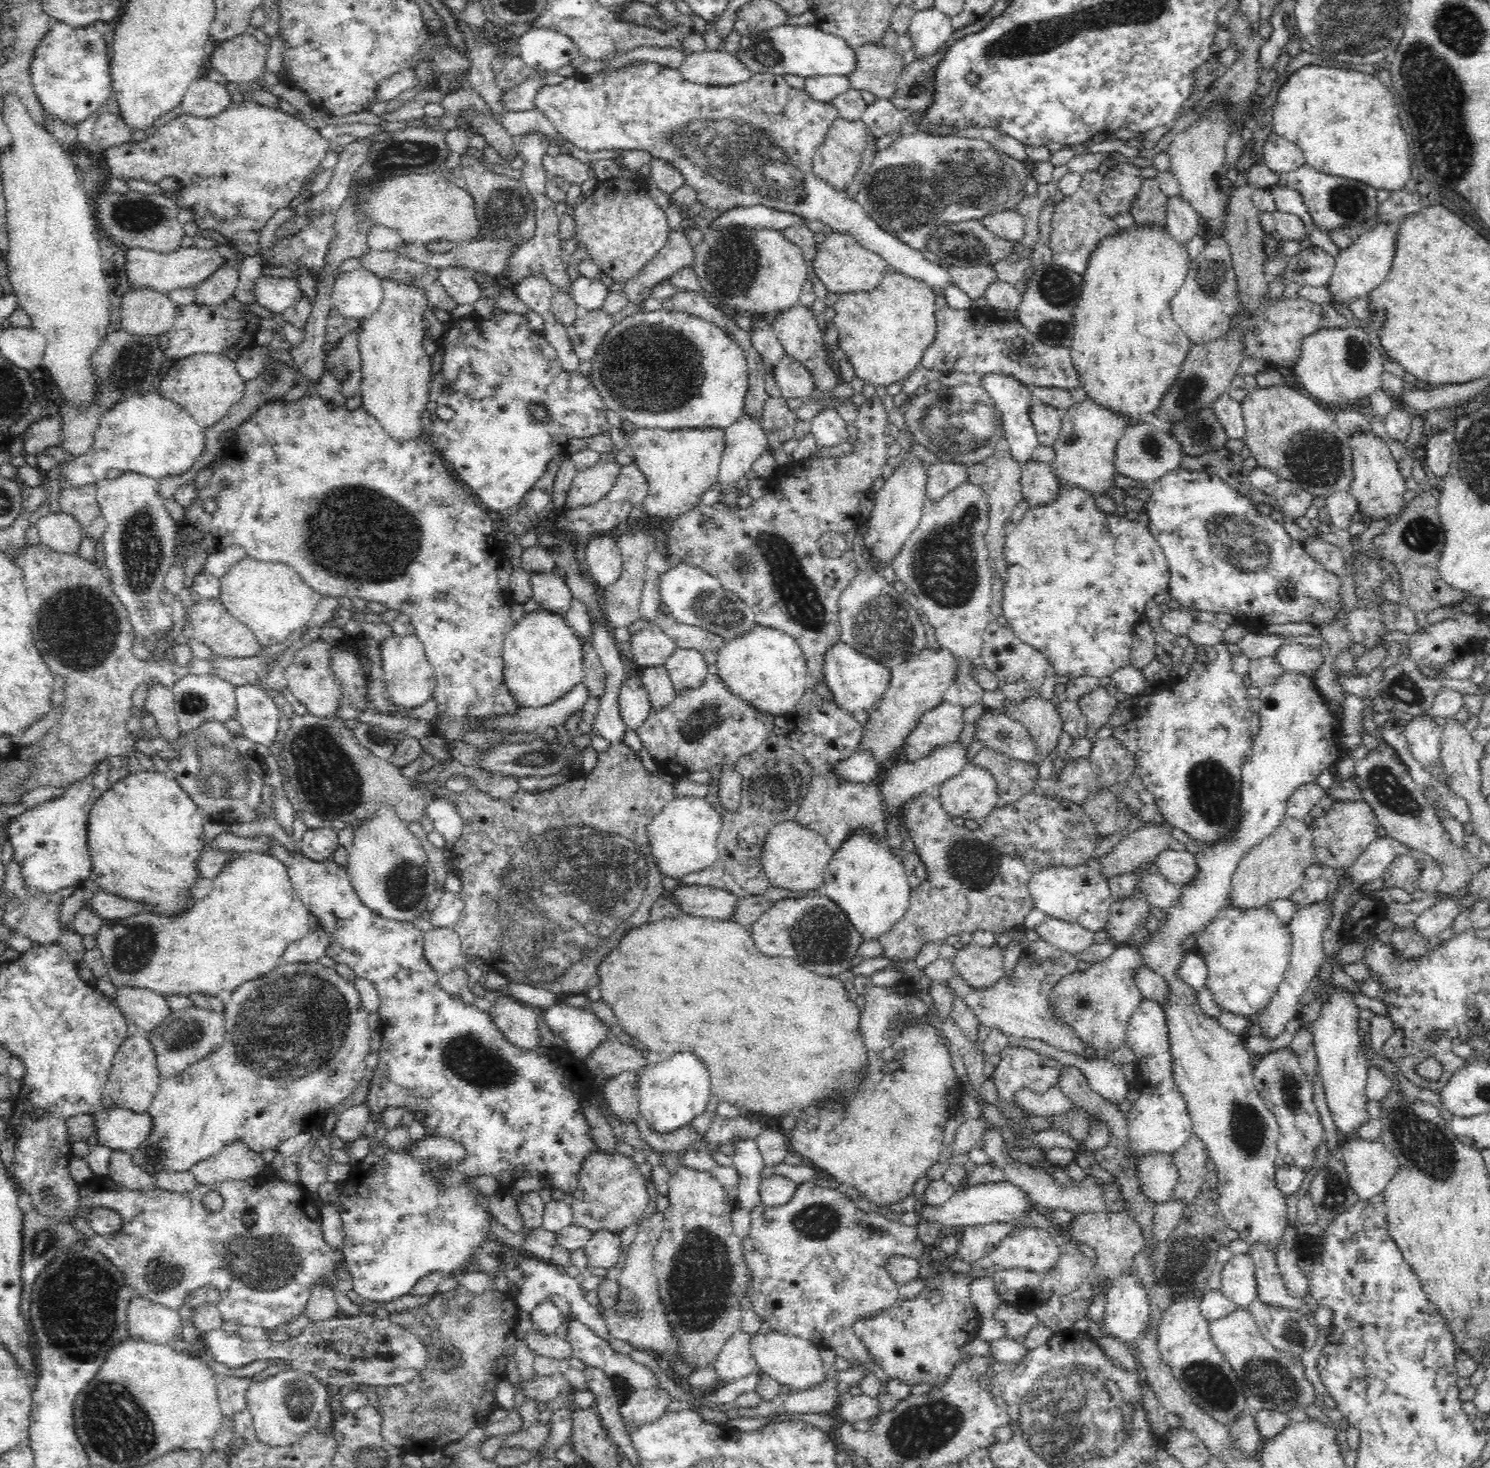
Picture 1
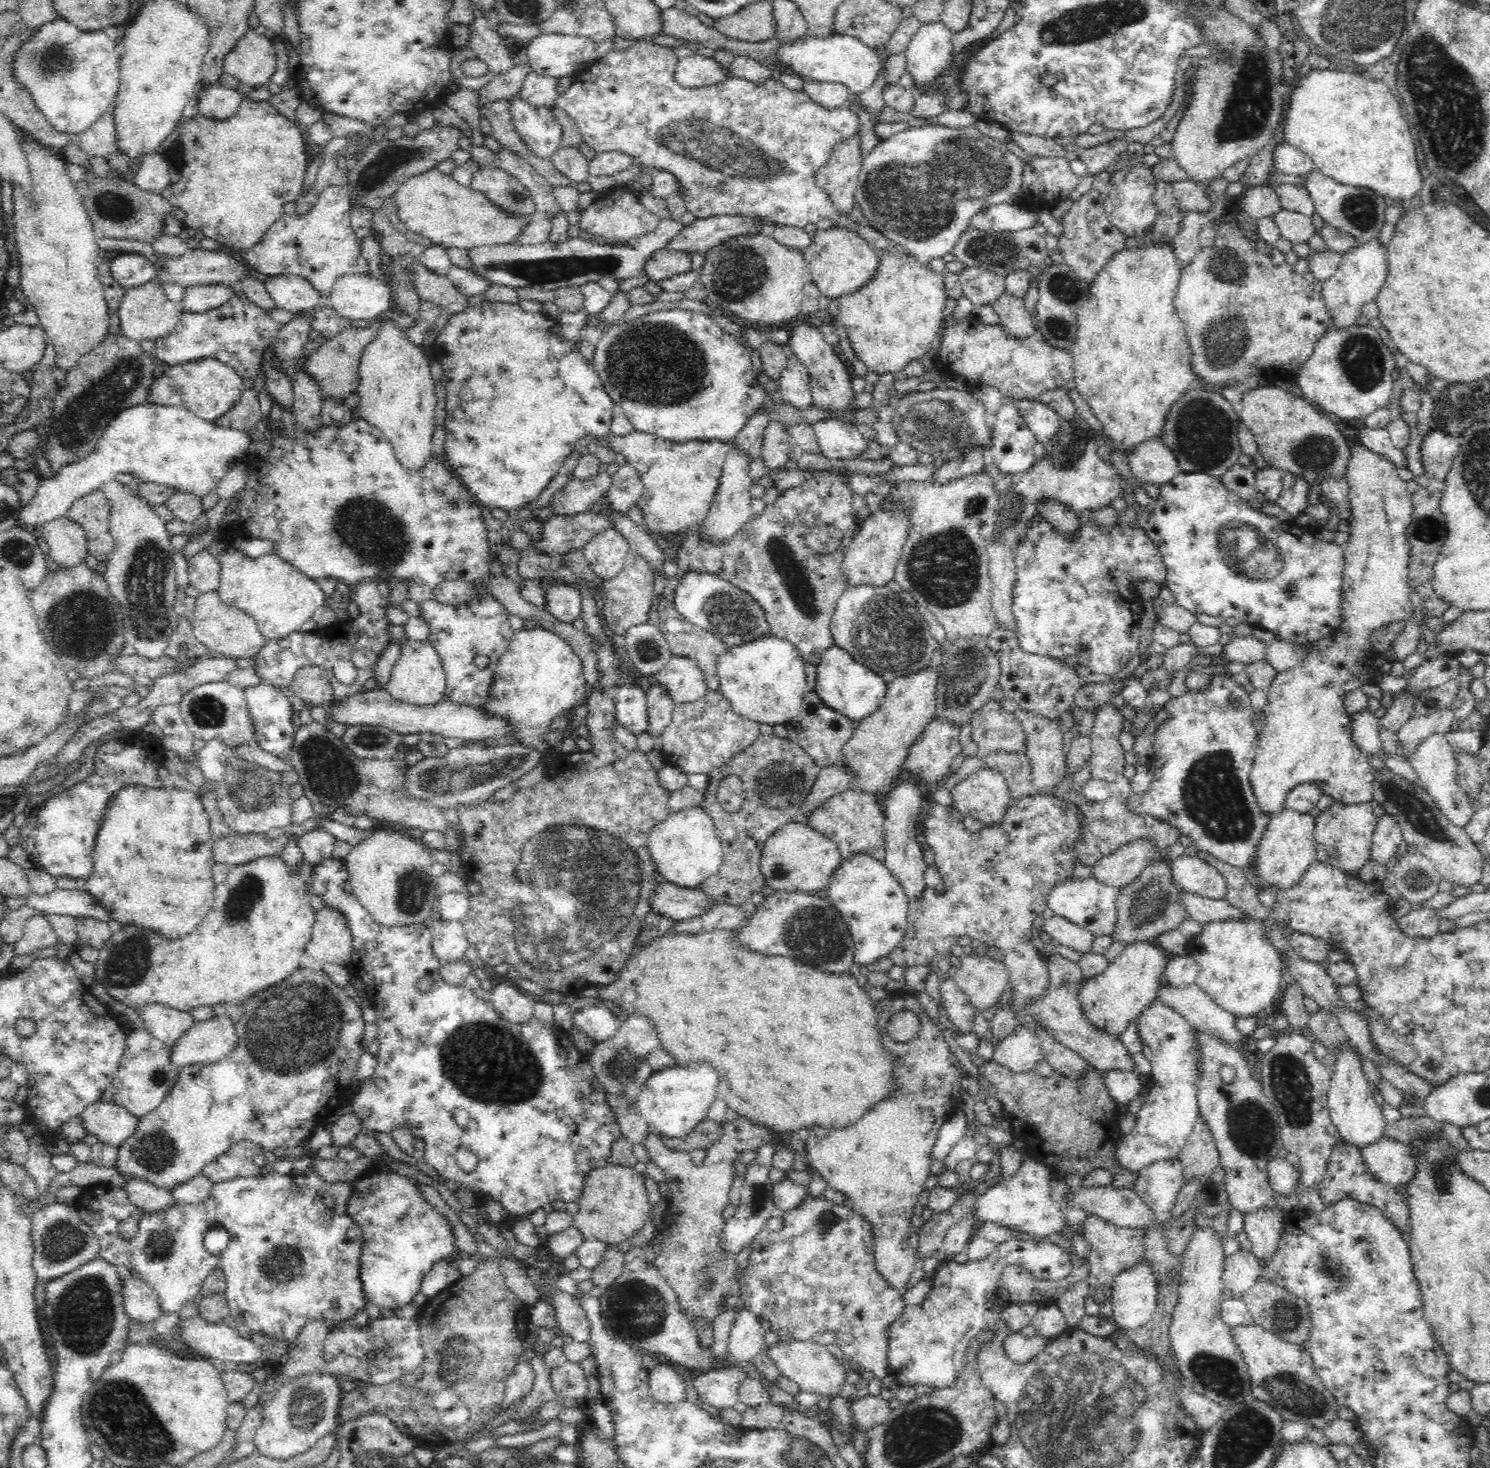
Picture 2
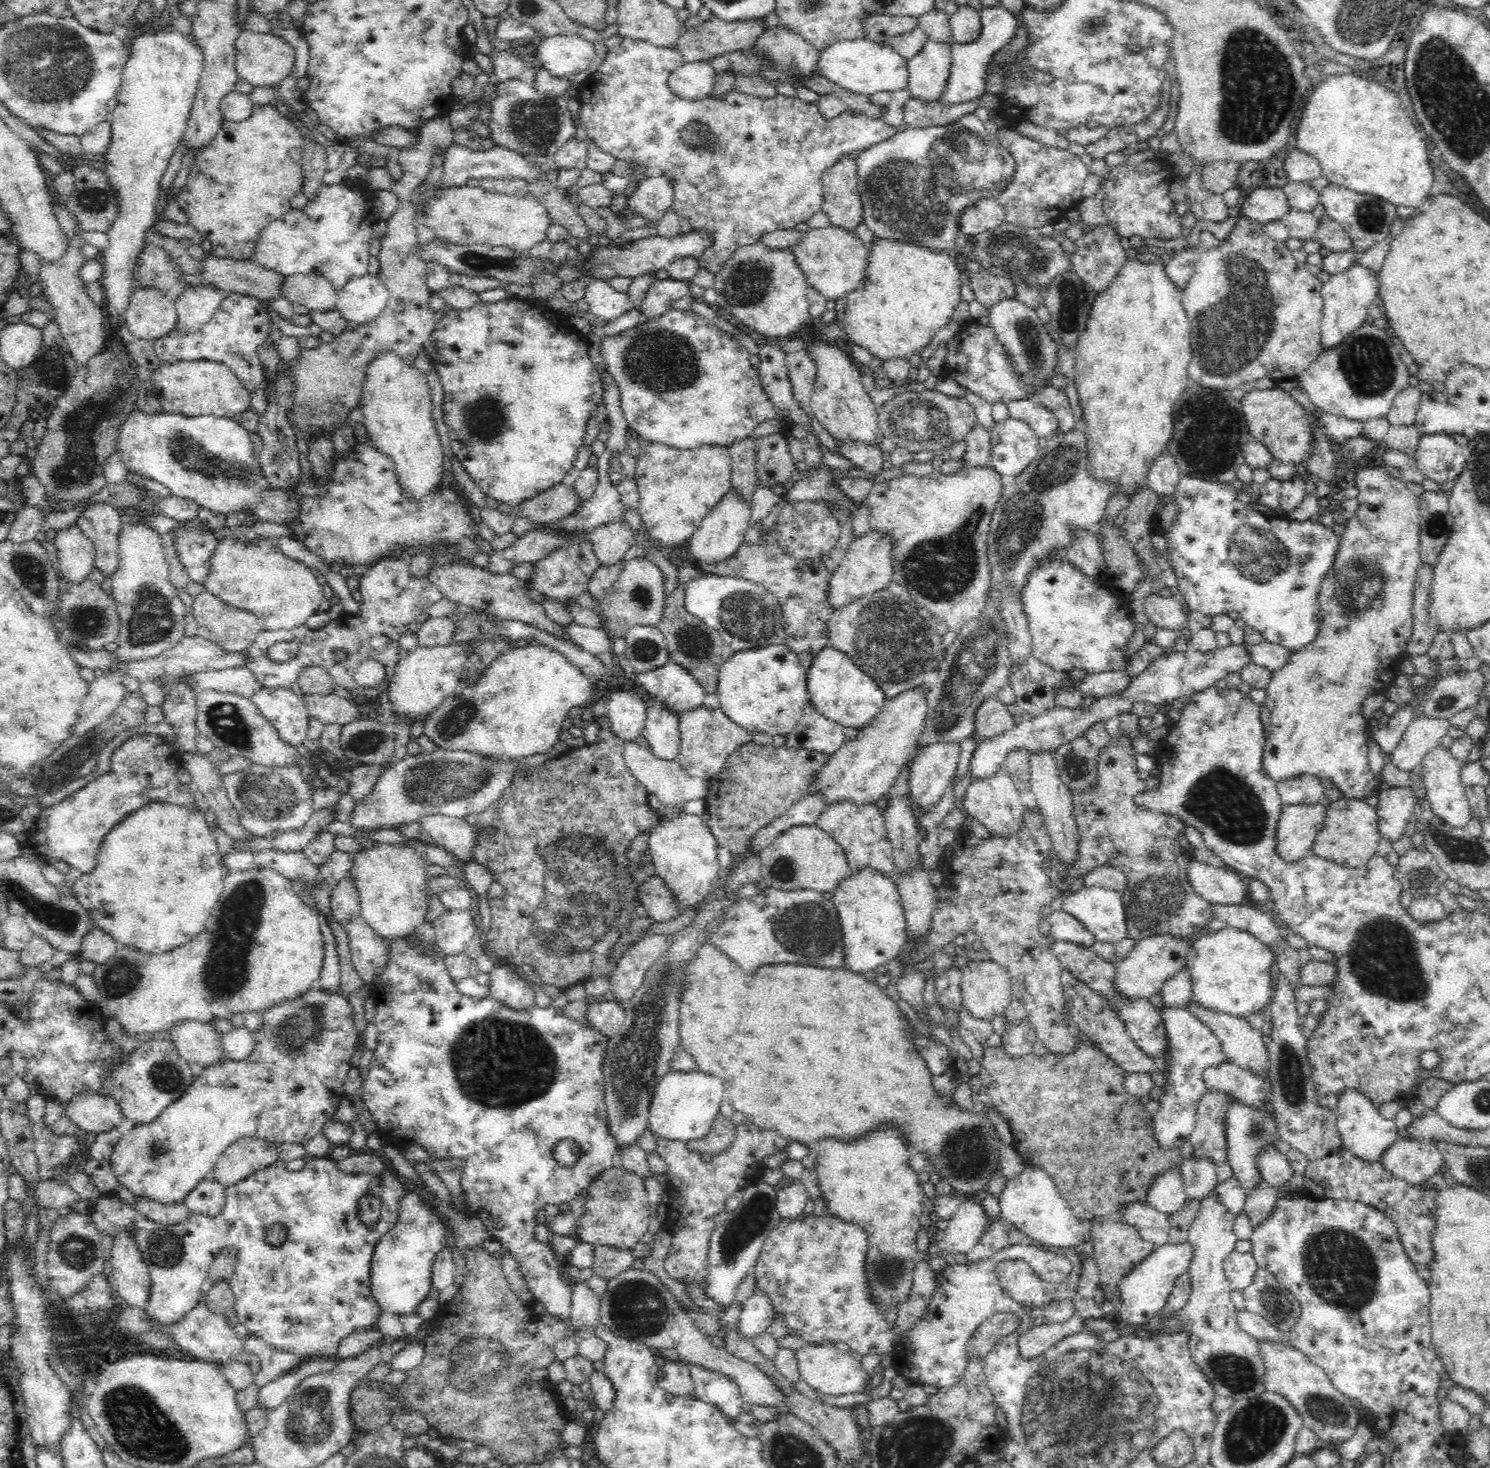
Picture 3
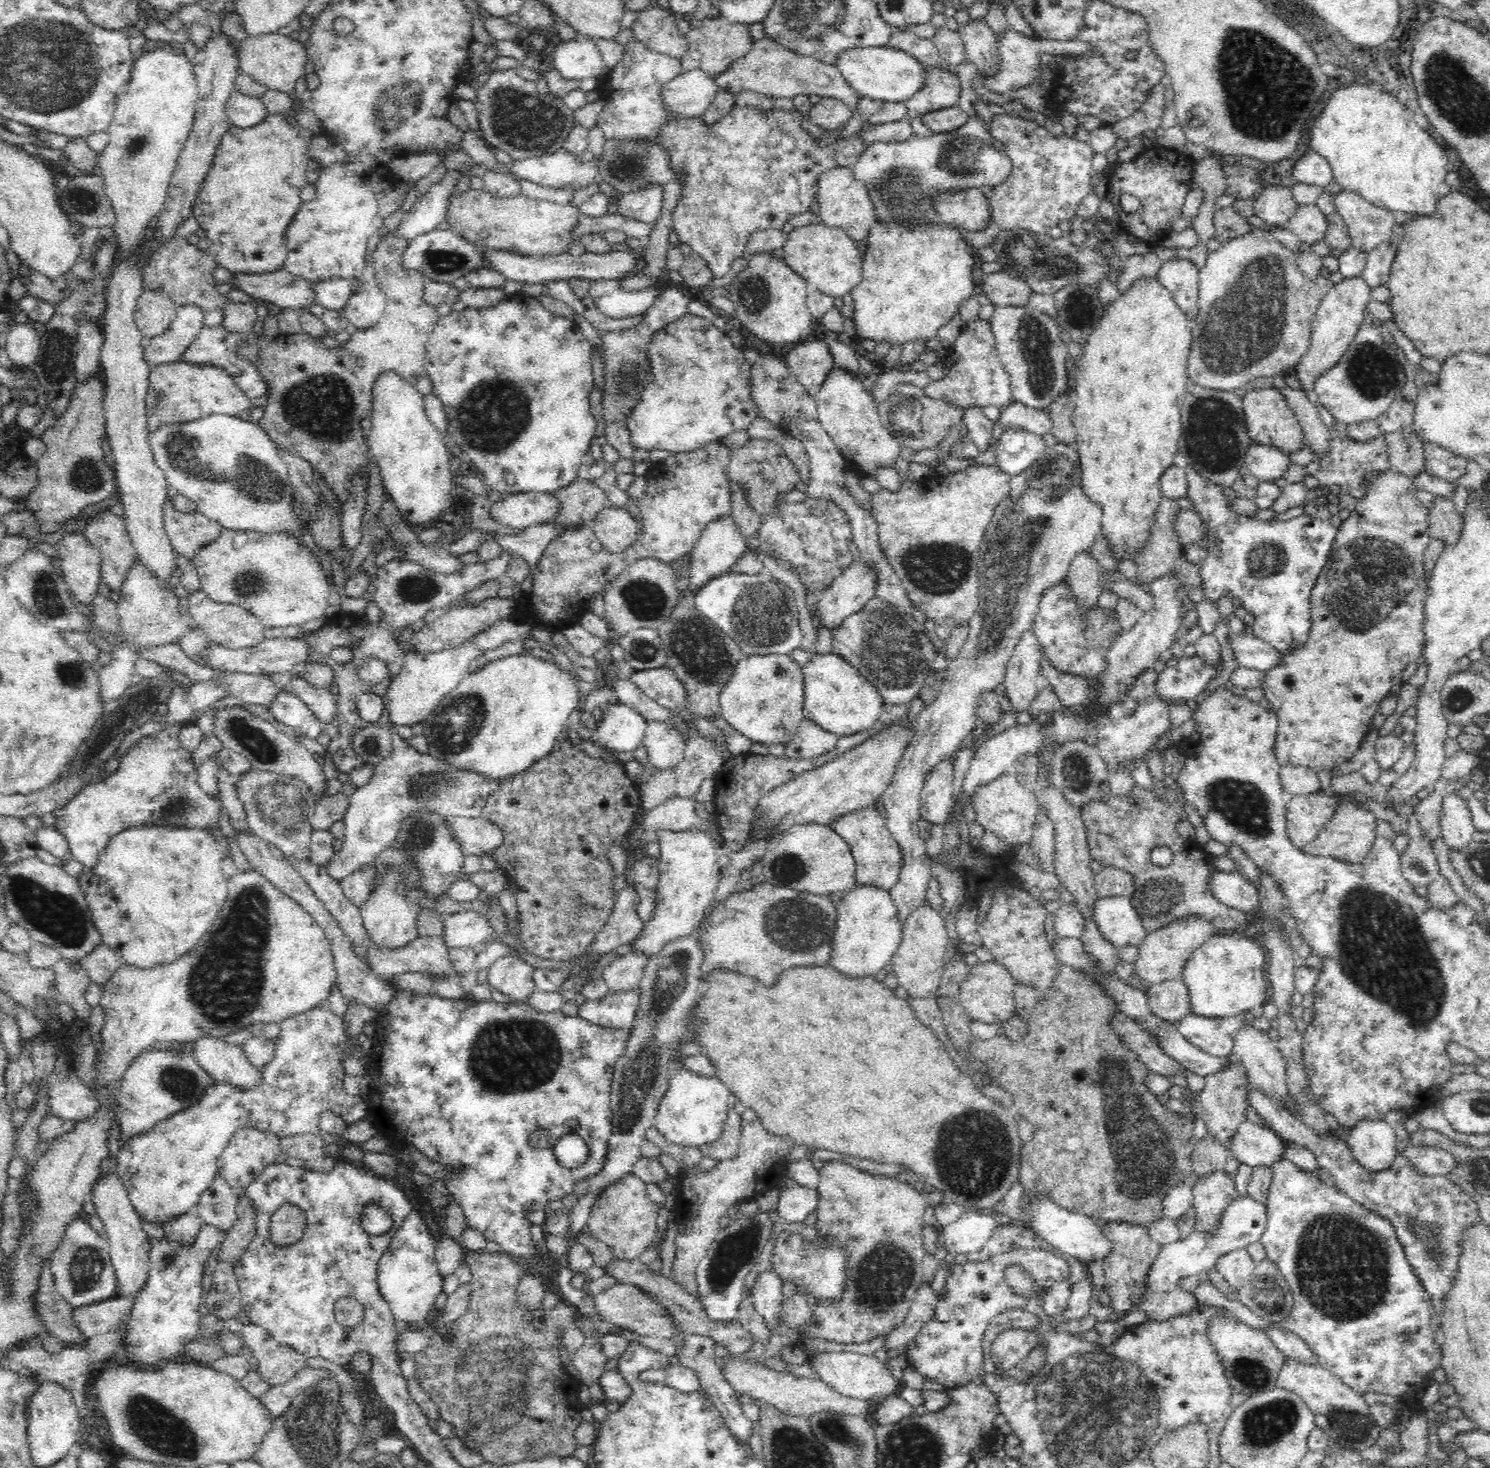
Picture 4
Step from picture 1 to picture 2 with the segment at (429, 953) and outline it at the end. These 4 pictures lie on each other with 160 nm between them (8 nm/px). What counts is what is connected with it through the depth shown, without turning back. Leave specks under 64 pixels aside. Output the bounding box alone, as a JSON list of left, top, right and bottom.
[428,918,471,964]

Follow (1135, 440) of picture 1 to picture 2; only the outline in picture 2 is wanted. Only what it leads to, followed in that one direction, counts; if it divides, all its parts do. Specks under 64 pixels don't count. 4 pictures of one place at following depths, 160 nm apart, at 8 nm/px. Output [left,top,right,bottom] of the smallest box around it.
[1128,440,1183,487]

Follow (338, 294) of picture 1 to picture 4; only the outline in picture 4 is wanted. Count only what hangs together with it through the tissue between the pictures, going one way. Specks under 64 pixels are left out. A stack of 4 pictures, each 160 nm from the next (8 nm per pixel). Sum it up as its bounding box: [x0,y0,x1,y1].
[344,264,386,329]

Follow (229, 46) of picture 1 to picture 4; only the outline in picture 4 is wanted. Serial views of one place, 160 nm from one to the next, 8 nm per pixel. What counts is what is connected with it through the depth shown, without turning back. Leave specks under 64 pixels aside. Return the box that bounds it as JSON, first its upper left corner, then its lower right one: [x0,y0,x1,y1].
[238,33,310,96]

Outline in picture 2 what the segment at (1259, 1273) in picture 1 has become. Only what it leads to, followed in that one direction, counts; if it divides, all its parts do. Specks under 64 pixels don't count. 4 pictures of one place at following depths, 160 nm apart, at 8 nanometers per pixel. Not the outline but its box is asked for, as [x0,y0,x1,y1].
[1243,1204,1284,1262]

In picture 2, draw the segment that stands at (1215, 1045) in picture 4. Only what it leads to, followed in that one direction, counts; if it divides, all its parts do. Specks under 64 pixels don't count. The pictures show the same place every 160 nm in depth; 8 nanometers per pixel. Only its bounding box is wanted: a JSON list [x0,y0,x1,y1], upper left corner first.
[1118,1001,1204,1171]

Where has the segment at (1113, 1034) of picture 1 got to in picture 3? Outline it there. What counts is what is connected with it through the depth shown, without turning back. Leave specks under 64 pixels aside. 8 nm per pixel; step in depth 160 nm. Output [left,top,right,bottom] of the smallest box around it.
[1116,934,1195,999]

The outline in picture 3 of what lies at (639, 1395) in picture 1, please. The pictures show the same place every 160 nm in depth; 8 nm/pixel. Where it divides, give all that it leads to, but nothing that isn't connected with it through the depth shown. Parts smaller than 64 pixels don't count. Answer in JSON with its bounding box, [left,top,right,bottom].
[657,1361,695,1395]

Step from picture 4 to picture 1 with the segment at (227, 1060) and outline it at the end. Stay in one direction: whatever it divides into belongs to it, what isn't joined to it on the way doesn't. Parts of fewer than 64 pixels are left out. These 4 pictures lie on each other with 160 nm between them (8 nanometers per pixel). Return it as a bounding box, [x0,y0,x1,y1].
[116,986,173,1035]

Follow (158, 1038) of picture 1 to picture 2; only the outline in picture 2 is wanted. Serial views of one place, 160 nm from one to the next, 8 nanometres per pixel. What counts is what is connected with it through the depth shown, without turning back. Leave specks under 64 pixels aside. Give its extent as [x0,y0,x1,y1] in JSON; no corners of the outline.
[172,1016,239,1068]

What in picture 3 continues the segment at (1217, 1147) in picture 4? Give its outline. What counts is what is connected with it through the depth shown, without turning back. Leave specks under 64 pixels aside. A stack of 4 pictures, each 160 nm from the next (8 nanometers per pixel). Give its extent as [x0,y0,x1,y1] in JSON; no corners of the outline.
[1181,1156,1217,1199]

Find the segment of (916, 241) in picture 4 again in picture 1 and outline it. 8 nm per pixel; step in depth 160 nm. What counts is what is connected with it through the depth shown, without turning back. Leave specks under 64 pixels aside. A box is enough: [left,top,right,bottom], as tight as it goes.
[830,268,938,387]

